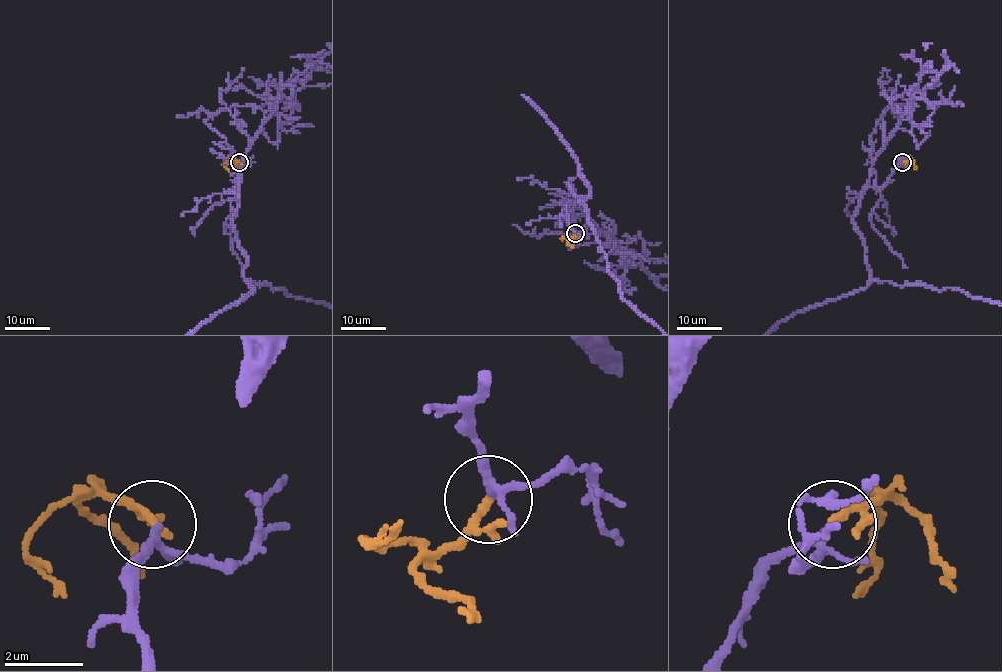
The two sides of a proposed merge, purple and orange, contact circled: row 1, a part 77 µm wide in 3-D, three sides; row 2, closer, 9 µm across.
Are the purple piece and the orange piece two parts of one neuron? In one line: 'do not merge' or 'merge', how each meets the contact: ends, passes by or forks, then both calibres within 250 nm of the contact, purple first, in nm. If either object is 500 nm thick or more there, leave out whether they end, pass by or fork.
merge; purple forks; orange passes by; calibres 150 and 150 nm

